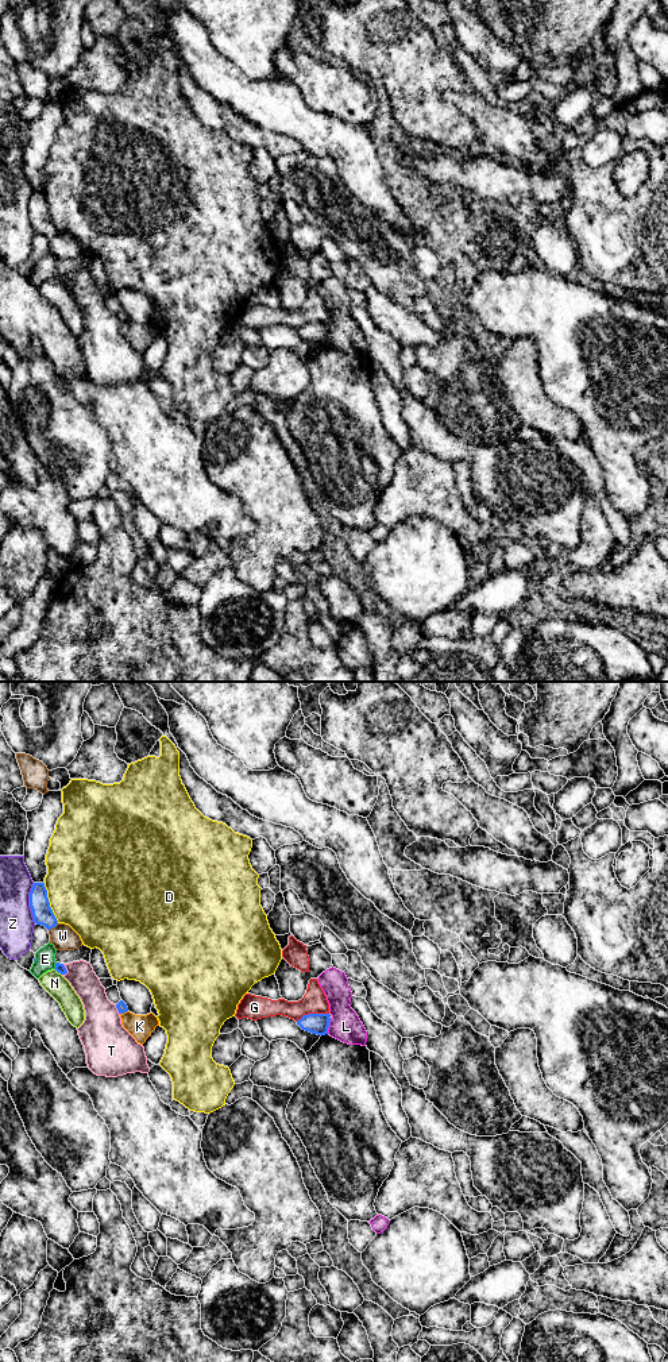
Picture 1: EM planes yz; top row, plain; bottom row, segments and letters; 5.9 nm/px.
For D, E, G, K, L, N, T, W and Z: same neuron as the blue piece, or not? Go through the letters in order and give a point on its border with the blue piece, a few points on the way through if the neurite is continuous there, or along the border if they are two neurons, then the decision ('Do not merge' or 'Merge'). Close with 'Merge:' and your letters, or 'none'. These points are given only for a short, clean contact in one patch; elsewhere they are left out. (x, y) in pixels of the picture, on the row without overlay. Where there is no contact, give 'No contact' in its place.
D: Touches blue at yz (49, 212). Do not merge
E: Touches blue at yz (56, 274). Do not merge
G: Touches blue at yz (312, 323). Do not merge
K: Touches blue at yz (123, 321). Do not merge
L: Touches blue at yz (328, 335). Boundary: yz (331, 327), (327, 342). Do not merge
N: Touches blue at yz (58, 281). Boundary: yz (54, 277), (61, 284). Do not merge
T: Touches blue at yz (118, 319). Do not merge
W: Touches blue at yz (53, 235). Do not merge
Z: Touches blue at yz (30, 212). Do not merge
Merge: none

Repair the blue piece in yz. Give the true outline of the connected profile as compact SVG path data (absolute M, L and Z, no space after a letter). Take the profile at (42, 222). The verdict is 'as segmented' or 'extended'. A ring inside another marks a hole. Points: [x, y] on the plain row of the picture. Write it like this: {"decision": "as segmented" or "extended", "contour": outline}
{"decision": "as segmented", "contour": "M34 192L30 201L30 216L36 234L45 235L47 239L55 236L58 229L50 216L47 198L45 192Z"}

